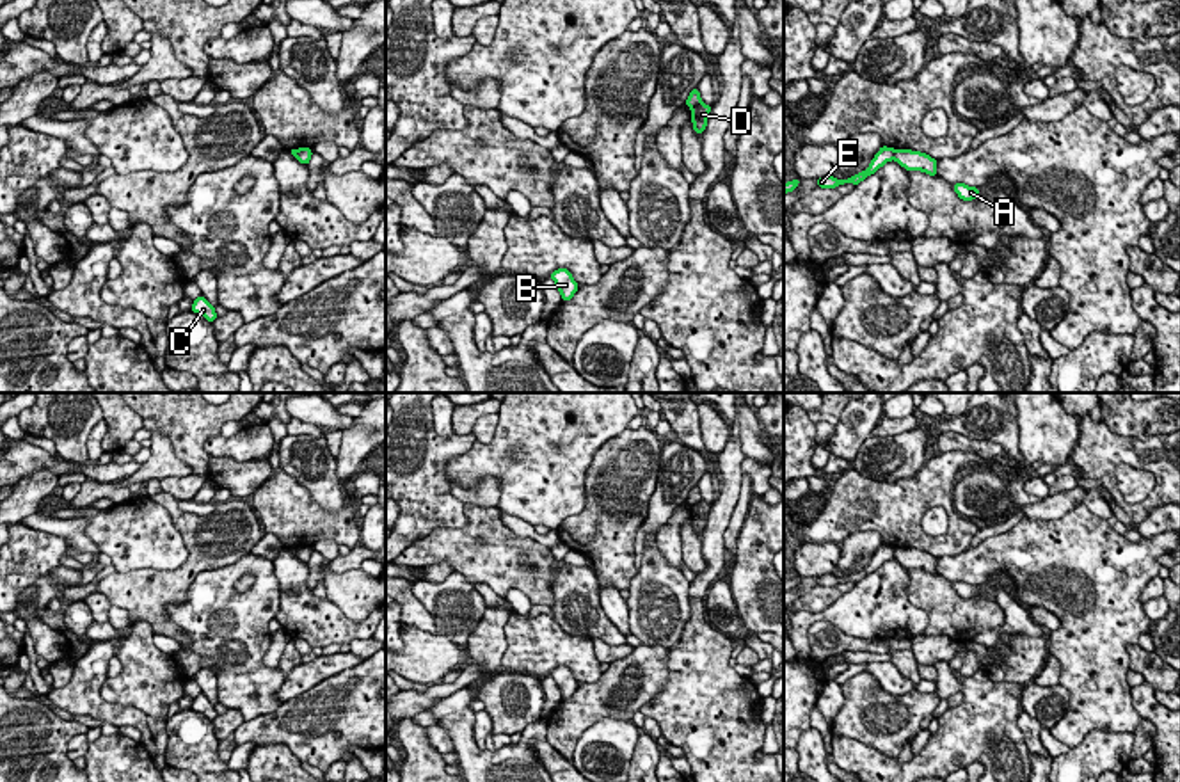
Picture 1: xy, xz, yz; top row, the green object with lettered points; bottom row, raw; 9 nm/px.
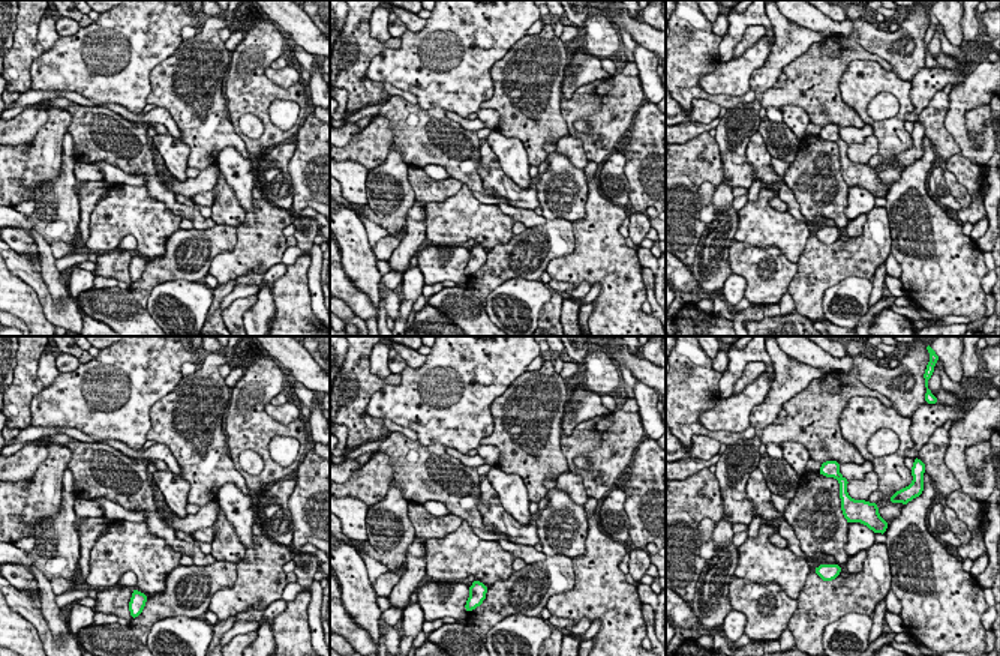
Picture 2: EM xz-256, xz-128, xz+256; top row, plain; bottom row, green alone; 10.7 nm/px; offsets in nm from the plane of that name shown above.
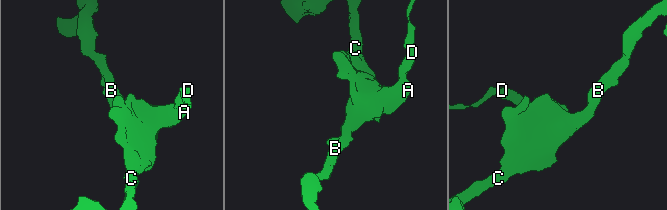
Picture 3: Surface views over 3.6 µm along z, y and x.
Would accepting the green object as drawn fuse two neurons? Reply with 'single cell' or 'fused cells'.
fused cells

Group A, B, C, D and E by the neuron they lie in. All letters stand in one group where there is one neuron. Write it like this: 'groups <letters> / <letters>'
groups A B C D / E

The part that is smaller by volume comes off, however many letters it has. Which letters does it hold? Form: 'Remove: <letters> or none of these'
Remove: E

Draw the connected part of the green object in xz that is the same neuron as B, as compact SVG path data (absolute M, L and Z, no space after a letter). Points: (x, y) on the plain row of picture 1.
M558 666L551 672L556 686L560 688L562 698L570 698L578 690L578 681L567 666Z

